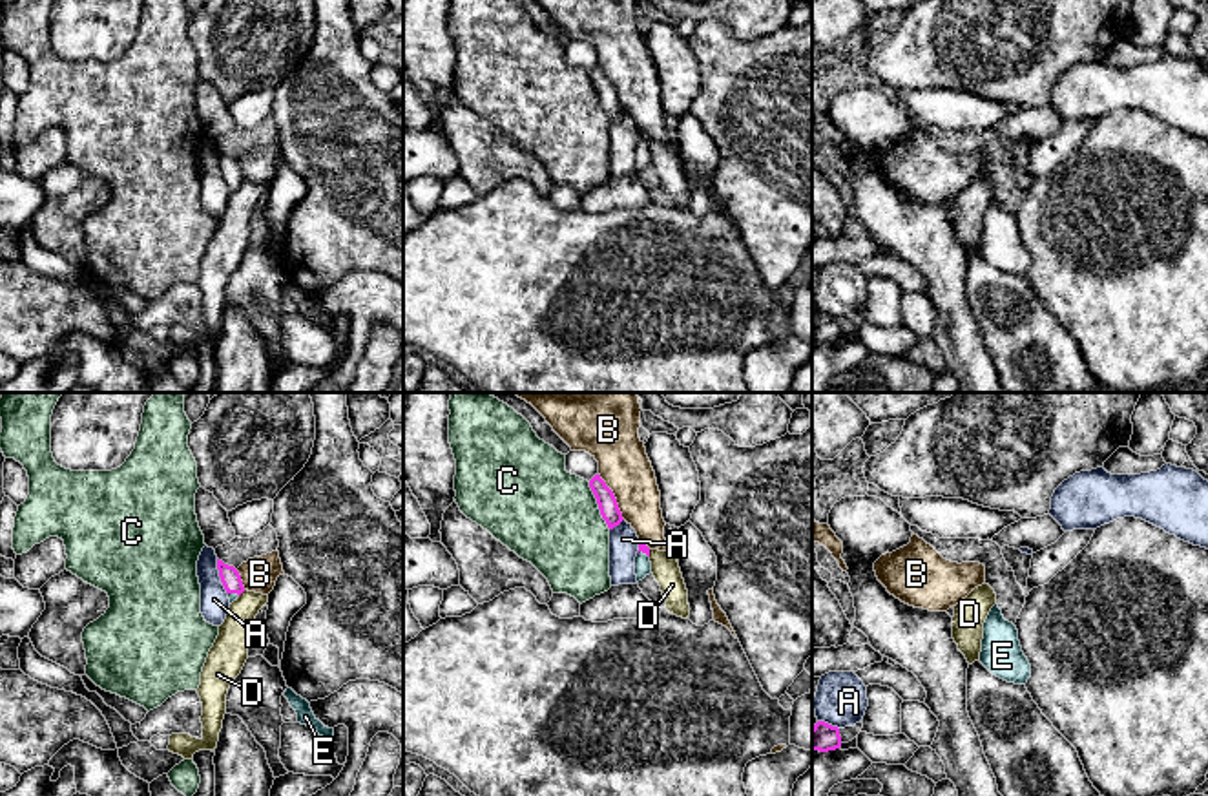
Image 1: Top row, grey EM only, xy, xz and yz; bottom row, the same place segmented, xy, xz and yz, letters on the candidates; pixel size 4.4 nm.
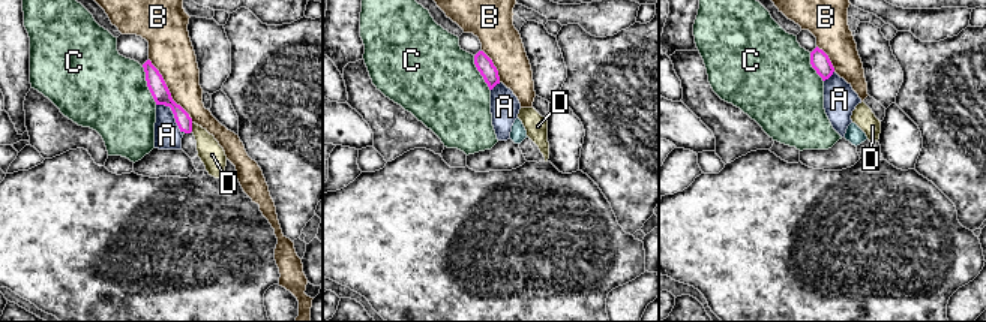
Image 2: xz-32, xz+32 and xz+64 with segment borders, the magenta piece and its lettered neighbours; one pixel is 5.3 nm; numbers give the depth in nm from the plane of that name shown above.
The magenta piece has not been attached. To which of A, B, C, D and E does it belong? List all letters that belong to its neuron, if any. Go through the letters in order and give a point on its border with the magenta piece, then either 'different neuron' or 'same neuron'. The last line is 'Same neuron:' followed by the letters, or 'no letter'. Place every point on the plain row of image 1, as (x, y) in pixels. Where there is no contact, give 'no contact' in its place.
A: xy (219, 167) | different neuron
B: xz (614, 88) | different neuron
C: xz (599, 97) | different neuron
D: xy (241, 183) | different neuron
E: xz (643, 143) | same neuron
Same neuron: E

